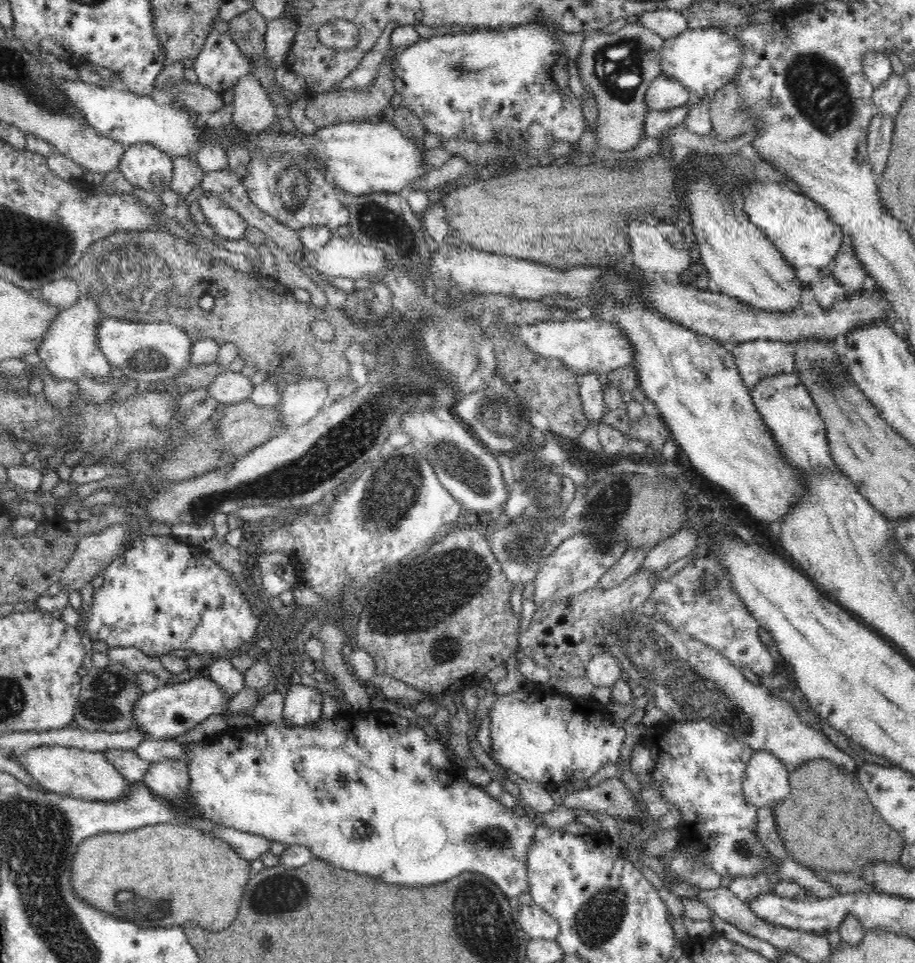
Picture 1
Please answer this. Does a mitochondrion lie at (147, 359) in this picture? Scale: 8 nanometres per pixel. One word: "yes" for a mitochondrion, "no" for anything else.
yes

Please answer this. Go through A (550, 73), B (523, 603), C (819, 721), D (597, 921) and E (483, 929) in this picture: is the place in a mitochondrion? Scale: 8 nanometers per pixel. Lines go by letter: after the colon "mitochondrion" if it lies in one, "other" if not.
A: other
B: other
C: other
D: mitochondrion
E: mitochondrion

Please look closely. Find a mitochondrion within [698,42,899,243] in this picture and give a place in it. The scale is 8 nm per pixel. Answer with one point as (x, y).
(820, 91)

